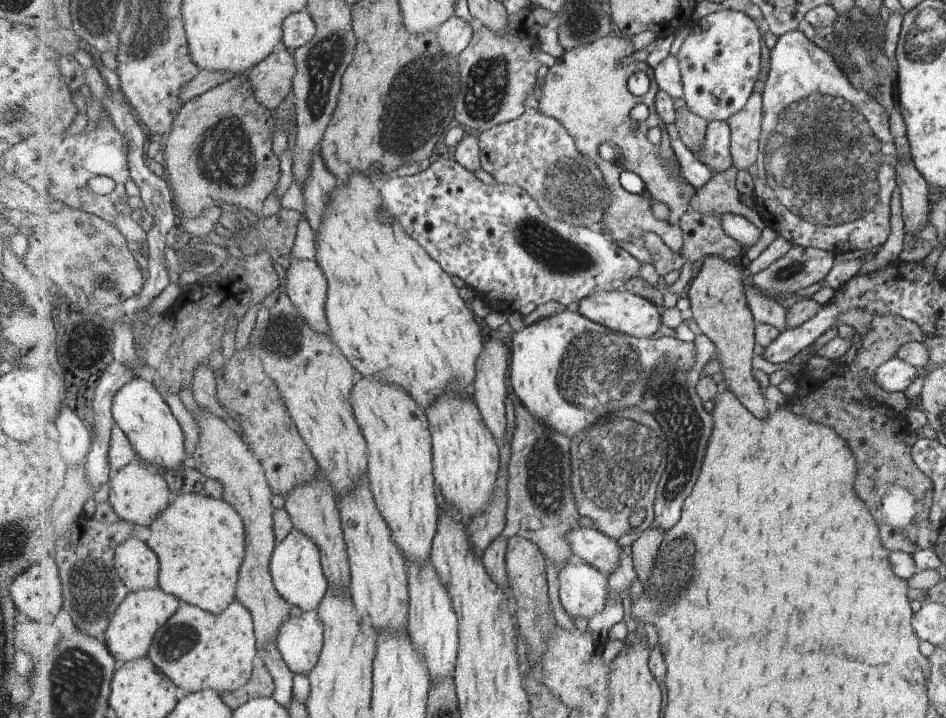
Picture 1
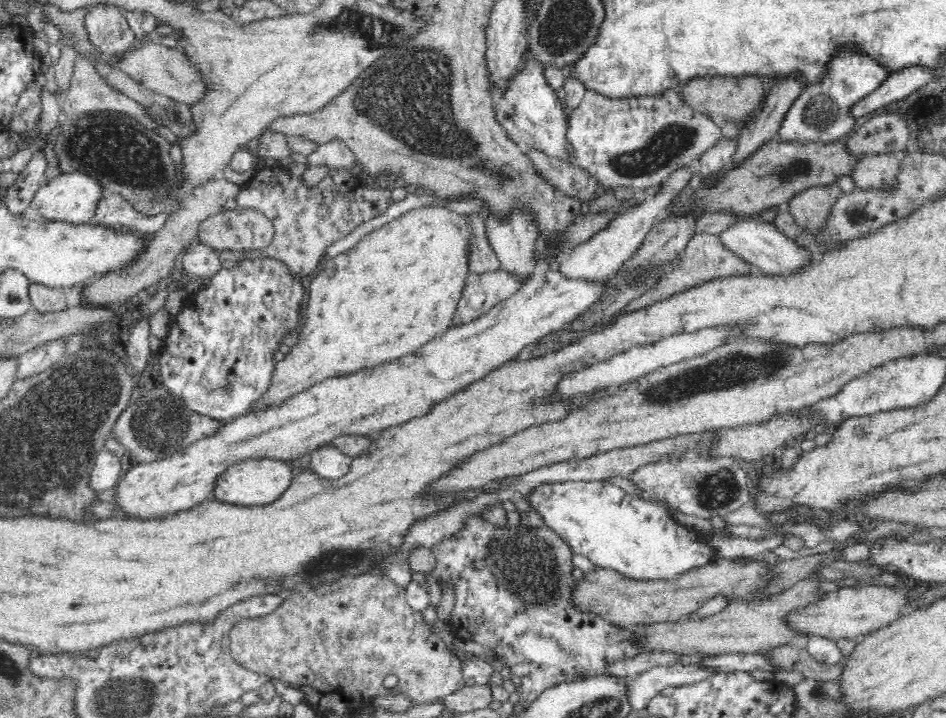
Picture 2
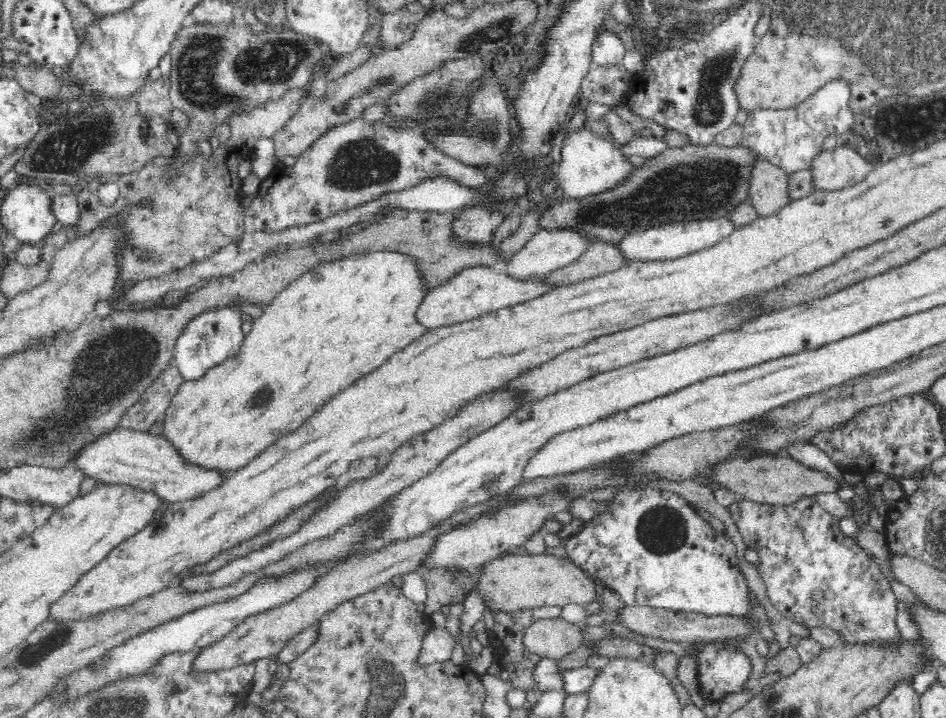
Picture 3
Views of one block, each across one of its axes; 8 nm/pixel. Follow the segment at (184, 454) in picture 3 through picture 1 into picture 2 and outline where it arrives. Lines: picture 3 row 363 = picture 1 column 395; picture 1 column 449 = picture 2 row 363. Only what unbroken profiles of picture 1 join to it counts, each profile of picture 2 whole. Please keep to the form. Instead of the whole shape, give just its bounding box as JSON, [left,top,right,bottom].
[246,206,470,413]

